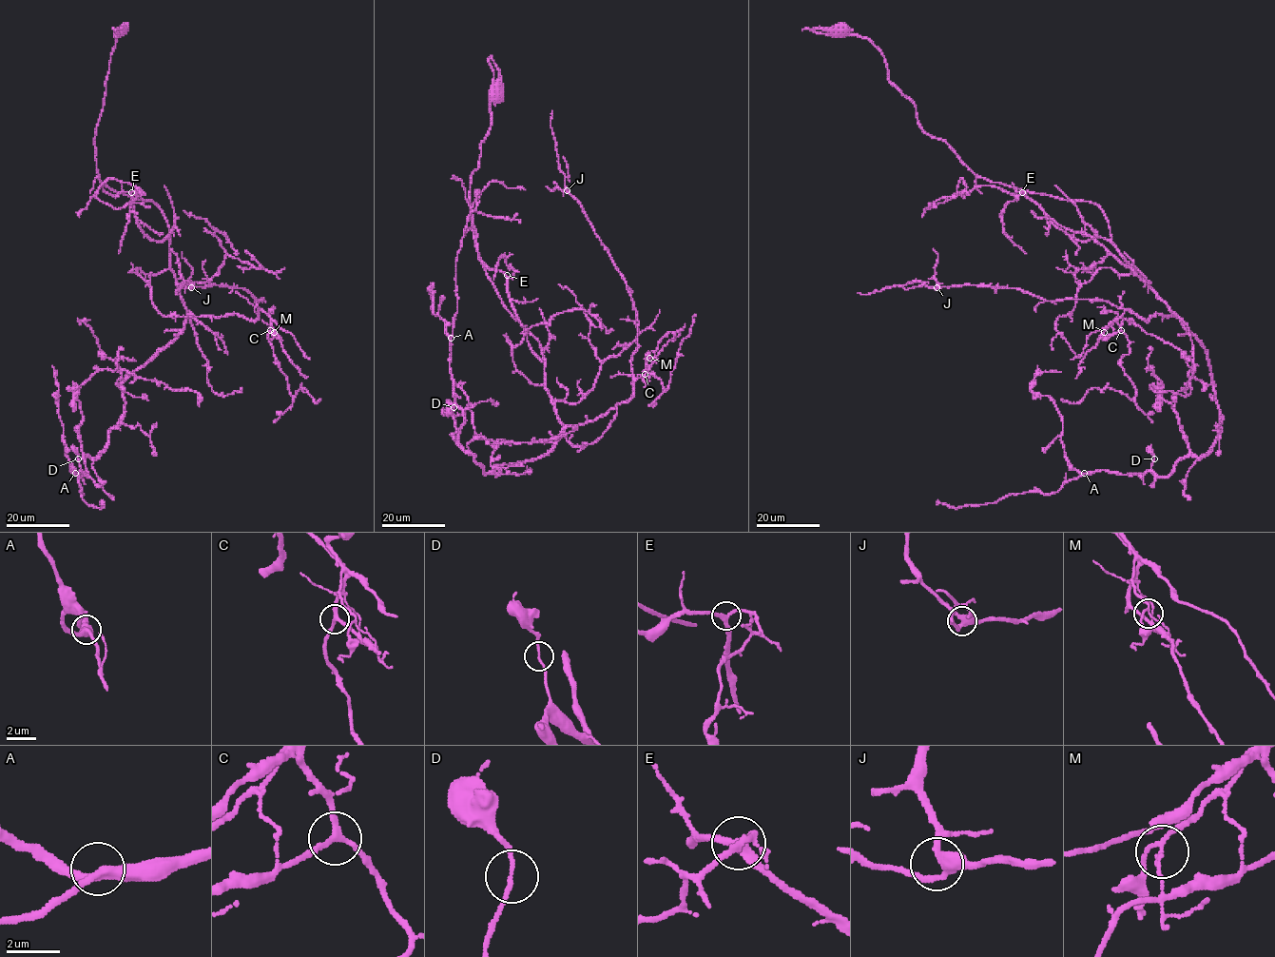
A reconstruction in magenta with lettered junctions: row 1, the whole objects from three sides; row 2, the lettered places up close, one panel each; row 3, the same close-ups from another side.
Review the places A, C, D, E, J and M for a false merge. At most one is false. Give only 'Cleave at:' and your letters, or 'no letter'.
Cleave at: M

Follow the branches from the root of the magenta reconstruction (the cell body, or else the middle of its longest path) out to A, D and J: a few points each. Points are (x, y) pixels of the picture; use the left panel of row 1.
A: (121, 30), (97, 172), (159, 207), (187, 319), (121, 385), (121, 419), (84, 456), (88, 477), (75, 473)
D: (121, 30), (97, 172), (159, 207), (187, 319), (121, 385), (124, 415), (84, 456), (88, 477), (78, 458)
J: (121, 30), (94, 138), (99, 180), (159, 207), (169, 268), (194, 315), (256, 320), (263, 299), (191, 287)

